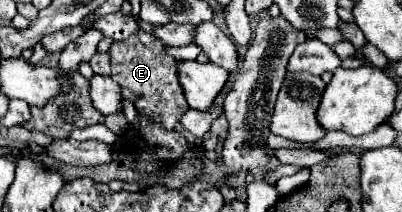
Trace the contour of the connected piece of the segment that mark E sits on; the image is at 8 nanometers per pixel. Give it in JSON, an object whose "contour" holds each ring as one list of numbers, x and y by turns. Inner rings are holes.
{"contour":[[142,29,124,41,116,41,110,47,110,59,112,59,110,77,120,85,122,97,132,101,140,113,152,117,154,121,162,121,166,129,174,129,174,125,190,107,176,79,178,61,172,59,164,49,166,47,160,45,160,41,156,41,150,33]]}

